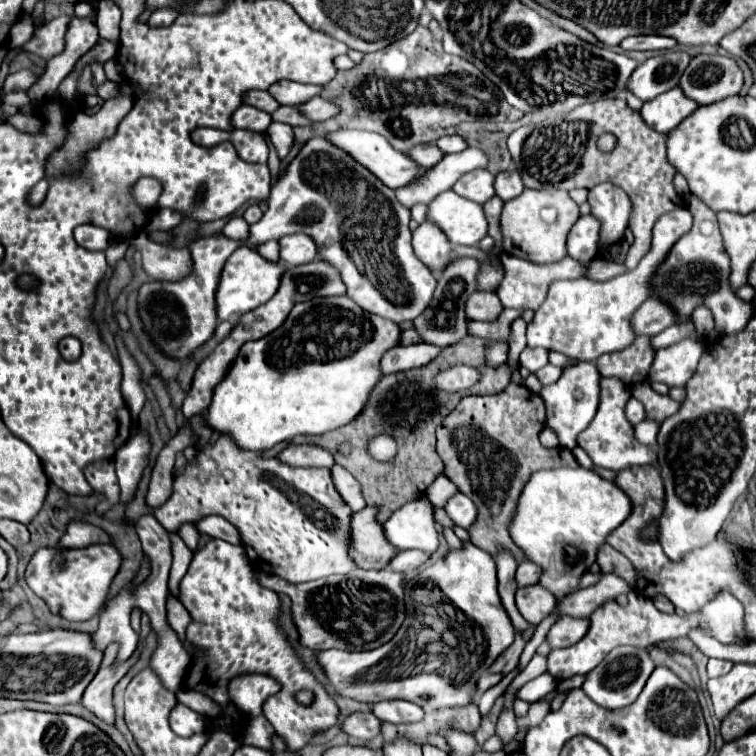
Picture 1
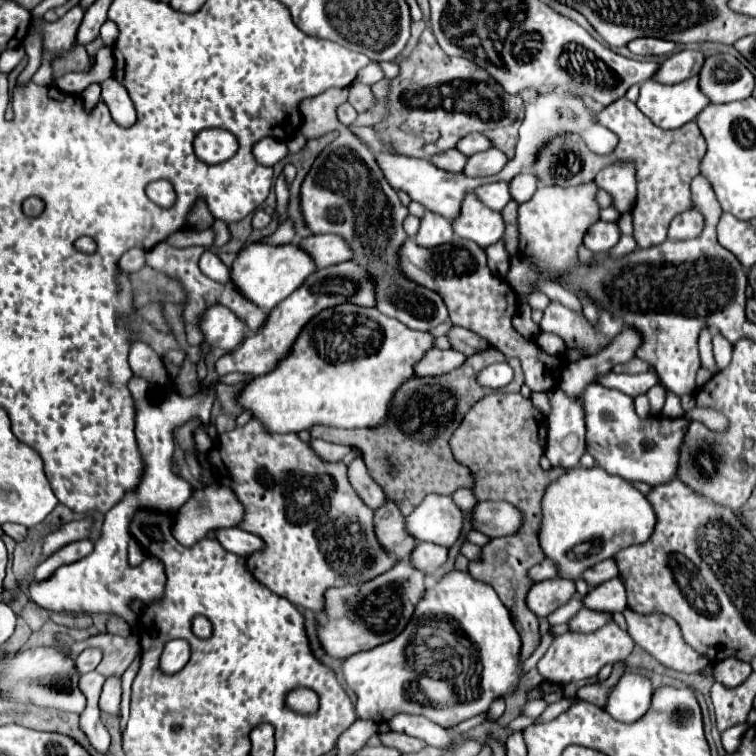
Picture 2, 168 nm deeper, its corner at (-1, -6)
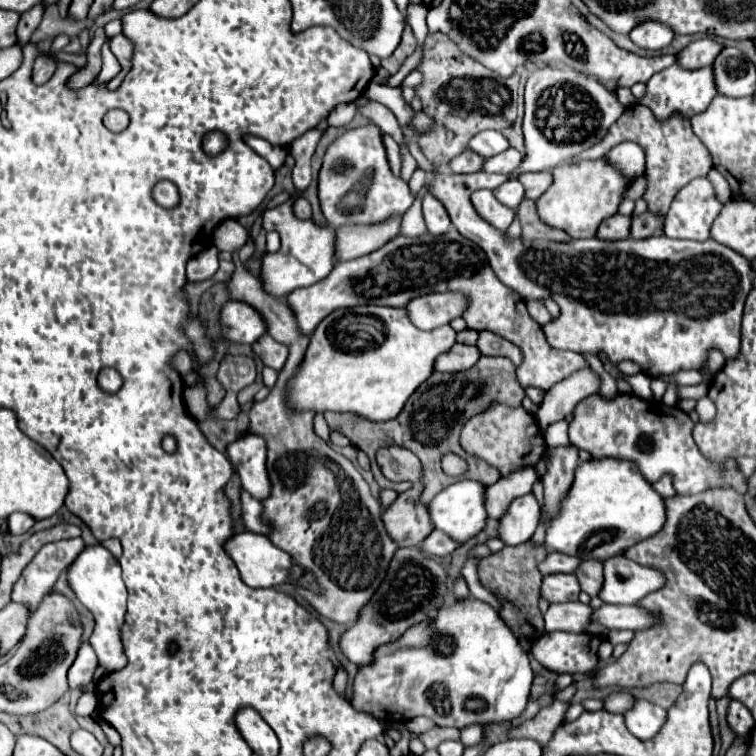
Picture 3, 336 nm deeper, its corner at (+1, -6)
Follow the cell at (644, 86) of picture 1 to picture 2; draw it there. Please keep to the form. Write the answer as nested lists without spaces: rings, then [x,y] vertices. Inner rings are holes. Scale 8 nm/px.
[[[689,49],[677,51],[665,59],[665,63],[659,67],[659,71],[653,79],[661,81],[665,85],[685,81],[701,71],[703,61],[705,61],[705,55],[701,51],[689,51]]]

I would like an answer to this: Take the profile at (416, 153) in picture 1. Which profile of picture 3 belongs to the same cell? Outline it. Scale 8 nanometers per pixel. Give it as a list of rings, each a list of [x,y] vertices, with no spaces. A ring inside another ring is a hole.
[[[465,149],[465,153],[459,153],[459,157],[453,157],[449,163],[449,169],[453,173],[475,173],[481,171],[483,165],[483,157],[479,157],[477,153],[471,153],[469,149]]]

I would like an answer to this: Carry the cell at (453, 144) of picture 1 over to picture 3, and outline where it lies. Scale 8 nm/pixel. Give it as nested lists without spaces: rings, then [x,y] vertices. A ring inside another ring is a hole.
[[[483,131],[469,141],[469,149],[479,153],[481,157],[491,157],[509,149],[509,143],[499,131]]]

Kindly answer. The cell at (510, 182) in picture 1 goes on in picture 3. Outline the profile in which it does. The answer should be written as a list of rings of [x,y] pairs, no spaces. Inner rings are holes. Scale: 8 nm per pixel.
[[[523,173],[523,175],[519,175],[519,181],[525,187],[525,197],[531,197],[535,201],[541,193],[545,193],[545,189],[551,185],[553,177],[551,177],[551,173]]]

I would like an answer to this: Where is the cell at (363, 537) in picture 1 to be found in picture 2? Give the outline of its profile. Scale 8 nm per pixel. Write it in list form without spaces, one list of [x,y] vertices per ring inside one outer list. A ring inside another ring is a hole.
[[[389,499],[375,511],[375,529],[381,545],[385,545],[399,561],[401,557],[409,557],[415,549],[415,539],[405,531],[405,517],[399,513],[395,501]]]

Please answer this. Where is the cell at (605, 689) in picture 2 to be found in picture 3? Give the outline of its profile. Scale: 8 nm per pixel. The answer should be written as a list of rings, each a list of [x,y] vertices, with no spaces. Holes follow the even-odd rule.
[[[613,691],[603,699],[605,711],[611,713],[623,713],[633,705],[633,695],[629,691]]]

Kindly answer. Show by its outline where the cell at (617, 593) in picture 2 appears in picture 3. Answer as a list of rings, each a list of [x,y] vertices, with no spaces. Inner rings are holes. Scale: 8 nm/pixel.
[[[623,555],[611,557],[603,565],[605,583],[599,593],[599,599],[603,603],[633,605],[665,583],[665,577],[659,571],[637,565],[635,561],[627,561]]]

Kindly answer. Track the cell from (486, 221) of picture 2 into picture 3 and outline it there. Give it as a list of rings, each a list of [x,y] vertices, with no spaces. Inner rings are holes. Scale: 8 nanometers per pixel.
[[[479,189],[471,195],[471,203],[475,207],[475,211],[489,223],[493,225],[495,229],[499,231],[507,231],[507,227],[511,225],[513,217],[515,217],[515,211],[501,205],[493,193],[489,189]]]

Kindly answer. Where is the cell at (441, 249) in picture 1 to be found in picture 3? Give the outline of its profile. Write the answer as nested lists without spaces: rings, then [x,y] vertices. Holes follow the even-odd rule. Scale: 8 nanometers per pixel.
[[[425,193],[425,197],[423,197],[423,217],[425,217],[427,233],[431,233],[431,235],[443,235],[451,227],[445,207],[429,193]]]

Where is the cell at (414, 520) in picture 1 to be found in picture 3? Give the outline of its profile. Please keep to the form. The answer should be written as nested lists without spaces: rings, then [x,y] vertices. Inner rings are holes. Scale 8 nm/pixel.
[[[459,481],[447,489],[443,489],[431,503],[429,503],[429,515],[431,515],[431,523],[435,529],[441,529],[443,533],[447,533],[453,541],[467,541],[471,537],[475,537],[483,525],[485,525],[485,505],[483,505],[483,485],[475,483],[475,481]]]

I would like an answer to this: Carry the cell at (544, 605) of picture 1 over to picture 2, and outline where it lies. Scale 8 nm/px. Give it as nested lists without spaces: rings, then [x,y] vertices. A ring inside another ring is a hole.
[[[555,577],[535,583],[527,595],[527,605],[537,617],[547,617],[557,607],[565,605],[573,595],[575,595],[575,581]]]

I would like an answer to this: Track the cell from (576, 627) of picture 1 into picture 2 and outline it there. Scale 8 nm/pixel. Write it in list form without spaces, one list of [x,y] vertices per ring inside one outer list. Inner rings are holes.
[[[583,607],[583,609],[569,621],[569,627],[571,627],[571,631],[577,631],[577,633],[591,633],[591,631],[601,629],[601,627],[607,625],[609,621],[613,621],[613,613],[601,613],[601,611],[593,611],[593,609]]]

